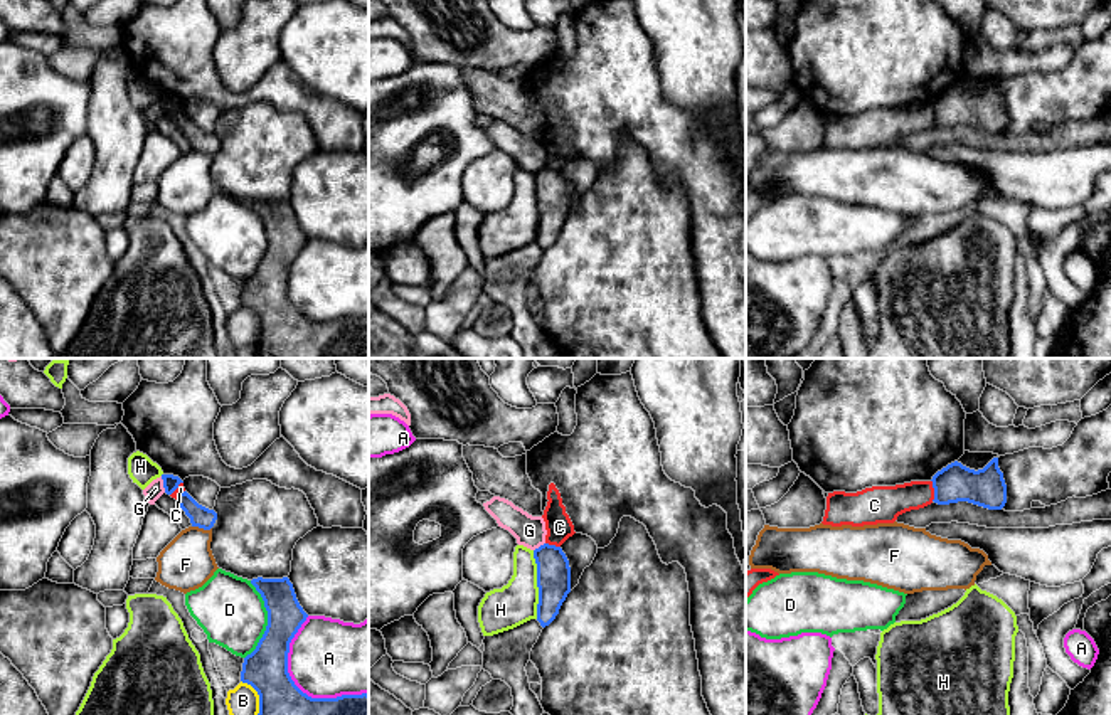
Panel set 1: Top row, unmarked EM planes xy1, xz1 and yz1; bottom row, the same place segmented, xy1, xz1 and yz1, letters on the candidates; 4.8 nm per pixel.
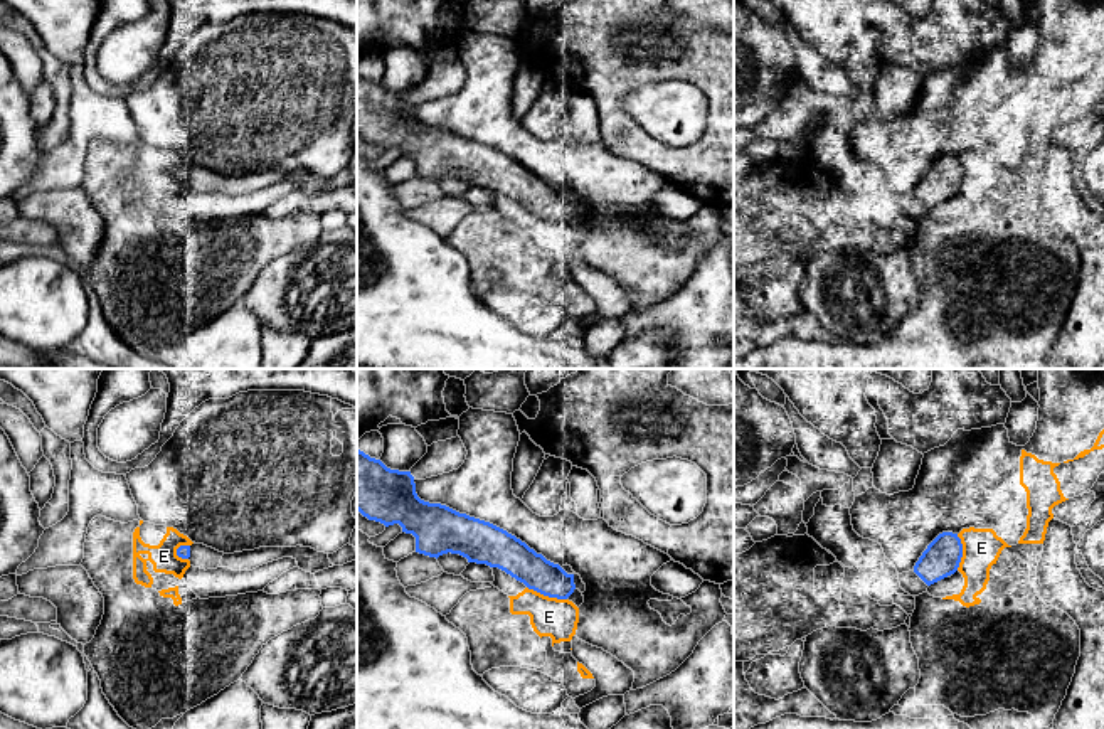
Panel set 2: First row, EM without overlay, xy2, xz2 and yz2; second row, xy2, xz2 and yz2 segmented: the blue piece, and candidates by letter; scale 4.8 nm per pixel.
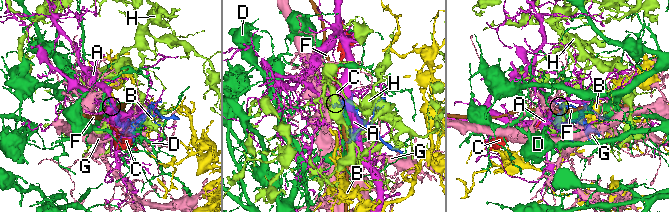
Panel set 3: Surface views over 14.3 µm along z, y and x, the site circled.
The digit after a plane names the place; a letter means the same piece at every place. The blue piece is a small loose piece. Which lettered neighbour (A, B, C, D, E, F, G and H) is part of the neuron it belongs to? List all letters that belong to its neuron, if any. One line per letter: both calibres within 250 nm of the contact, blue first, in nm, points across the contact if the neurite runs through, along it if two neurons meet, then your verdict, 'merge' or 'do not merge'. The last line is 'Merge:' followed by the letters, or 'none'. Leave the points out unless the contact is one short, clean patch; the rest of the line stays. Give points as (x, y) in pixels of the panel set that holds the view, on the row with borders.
A: calibres 200 and 380 nm; do not merge
B: calibres 200 and 140 nm; do not merge
C: calibres 180 and 180 nm; border yz1 (931, 480), (933, 500); do not merge
D: calibres 200 and 320 nm; do not merge
E: calibres 170 and 190 nm; do not merge
F: calibres 100 and 260 nm; border xy1 (192, 525), (211, 529); do not merge
G: calibres 80 and 80 nm; do not merge
H: calibres 160 and 200 nm; do not merge
Merge: none

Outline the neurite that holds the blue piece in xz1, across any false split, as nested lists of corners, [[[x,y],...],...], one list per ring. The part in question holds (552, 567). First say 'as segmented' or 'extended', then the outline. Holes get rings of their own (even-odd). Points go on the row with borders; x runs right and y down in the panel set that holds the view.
as segmented | [[[544,543],[534,550],[537,564],[537,621],[549,626],[571,592],[571,567],[561,547]]]

